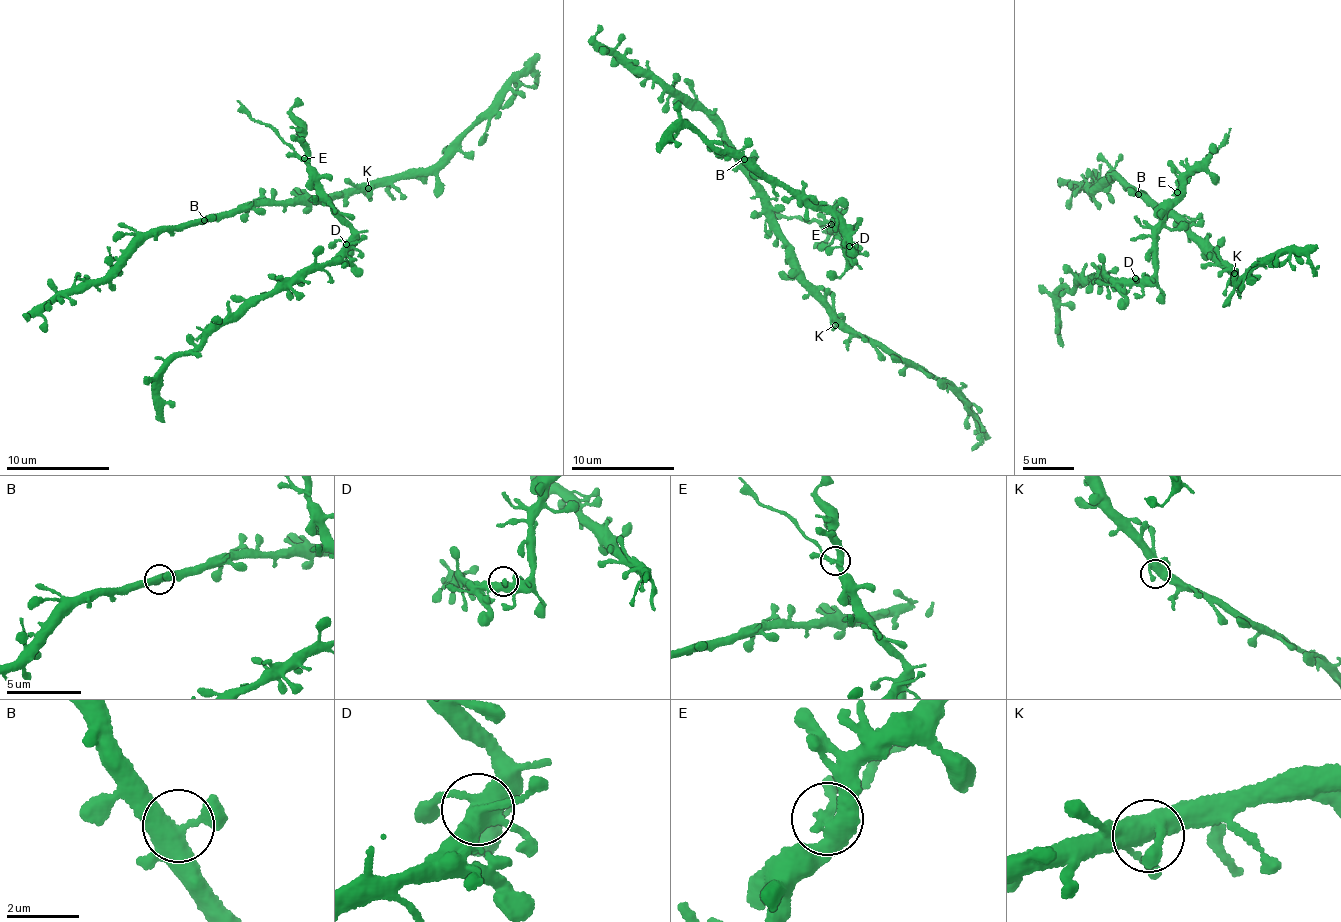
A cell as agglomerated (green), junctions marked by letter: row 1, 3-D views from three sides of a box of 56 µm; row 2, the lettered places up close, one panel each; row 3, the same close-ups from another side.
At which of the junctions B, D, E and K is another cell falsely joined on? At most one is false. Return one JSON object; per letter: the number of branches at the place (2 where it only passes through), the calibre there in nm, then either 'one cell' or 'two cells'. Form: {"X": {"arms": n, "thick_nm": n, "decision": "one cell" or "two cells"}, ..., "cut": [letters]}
{"B": {"arms": 4, "thick_nm": 400, "decision": "one cell"}, "D": {"arms": 4, "thick_nm": 400, "decision": "one cell"}, "E": {"arms": 4, "thick_nm": 400, "decision": "two cells"}, "K": {"arms": 4, "thick_nm": 440, "decision": "one cell"}, "cut": ["E"]}

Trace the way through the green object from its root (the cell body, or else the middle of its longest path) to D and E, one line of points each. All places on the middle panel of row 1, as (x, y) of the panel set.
D: (830, 241), (837, 234), (846, 260), (849, 246)
E: (830, 241), (839, 229), (830, 223)

